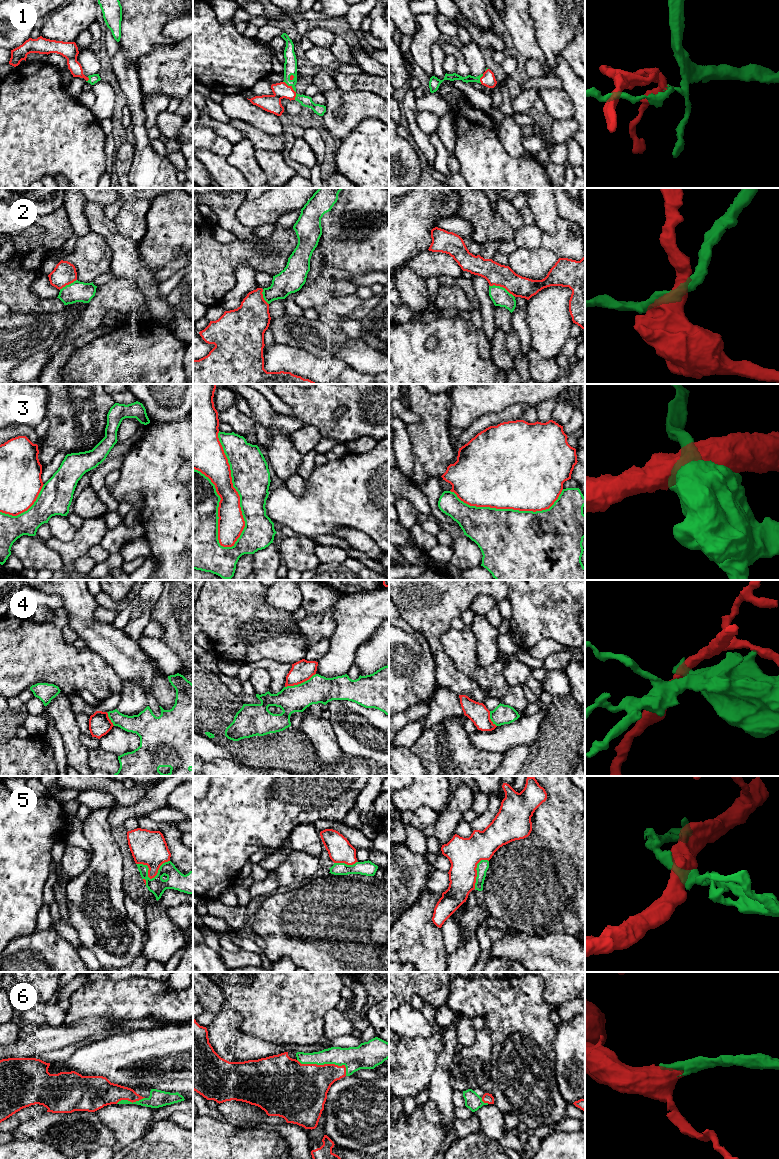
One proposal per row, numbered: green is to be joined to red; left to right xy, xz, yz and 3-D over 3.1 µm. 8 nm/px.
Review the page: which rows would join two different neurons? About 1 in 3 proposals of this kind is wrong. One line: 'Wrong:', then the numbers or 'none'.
Wrong: 1, 2, 3, 4, 5

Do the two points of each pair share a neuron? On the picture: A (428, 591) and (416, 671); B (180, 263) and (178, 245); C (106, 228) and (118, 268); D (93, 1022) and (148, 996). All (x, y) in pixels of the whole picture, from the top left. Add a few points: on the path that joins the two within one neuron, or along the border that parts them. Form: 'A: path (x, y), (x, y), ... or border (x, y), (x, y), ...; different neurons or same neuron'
A: border (404, 619), (424, 637), (433, 655); different neurons
B: border (182, 253), (168, 261), (160, 269); different neurons
C: path (113, 238), (118, 244), (118, 258); same neuron
D: border (80, 1018), (105, 1017), (111, 1020), (126, 1019); different neurons

